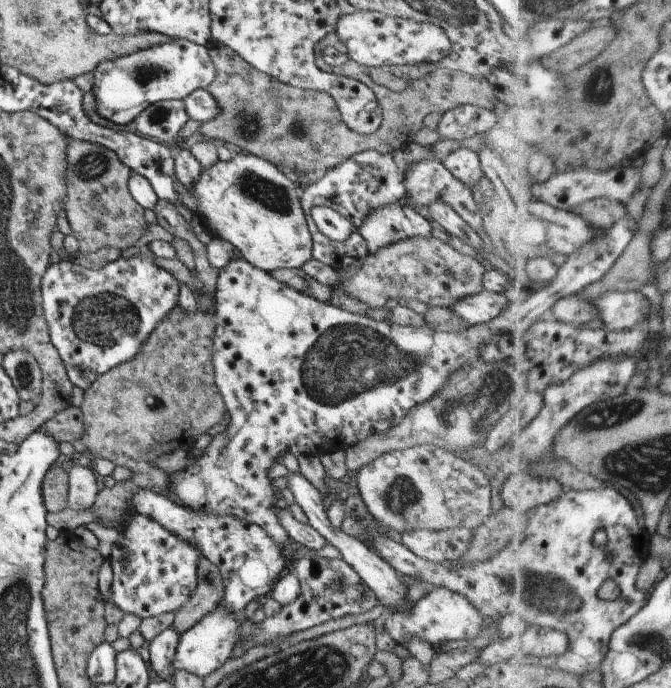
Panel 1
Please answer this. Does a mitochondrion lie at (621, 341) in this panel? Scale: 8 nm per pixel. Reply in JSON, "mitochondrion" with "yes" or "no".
{"mitochondrion":"no"}

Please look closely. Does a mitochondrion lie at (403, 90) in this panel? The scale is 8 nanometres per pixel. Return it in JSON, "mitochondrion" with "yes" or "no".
{"mitochondrion":"no"}

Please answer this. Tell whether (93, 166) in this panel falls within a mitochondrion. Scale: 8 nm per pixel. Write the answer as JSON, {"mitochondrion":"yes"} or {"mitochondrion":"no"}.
{"mitochondrion":"yes"}

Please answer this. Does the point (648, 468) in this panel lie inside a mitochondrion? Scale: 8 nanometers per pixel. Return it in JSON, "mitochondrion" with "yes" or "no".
{"mitochondrion":"yes"}

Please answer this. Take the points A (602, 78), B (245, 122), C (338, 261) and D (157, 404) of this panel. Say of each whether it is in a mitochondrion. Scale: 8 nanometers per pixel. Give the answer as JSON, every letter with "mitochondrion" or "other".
{"A":"mitochondrion","B":"mitochondrion","C":"other","D":"other"}

